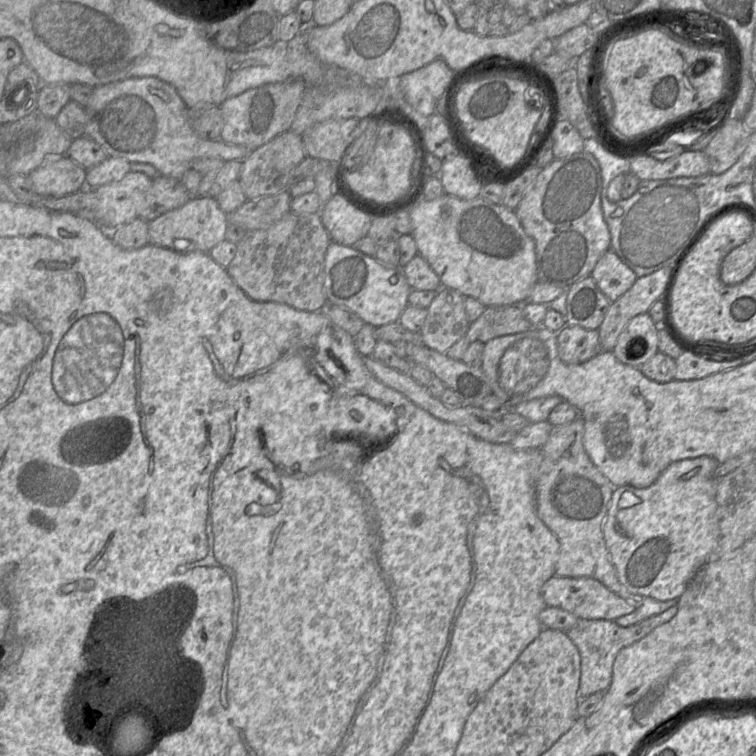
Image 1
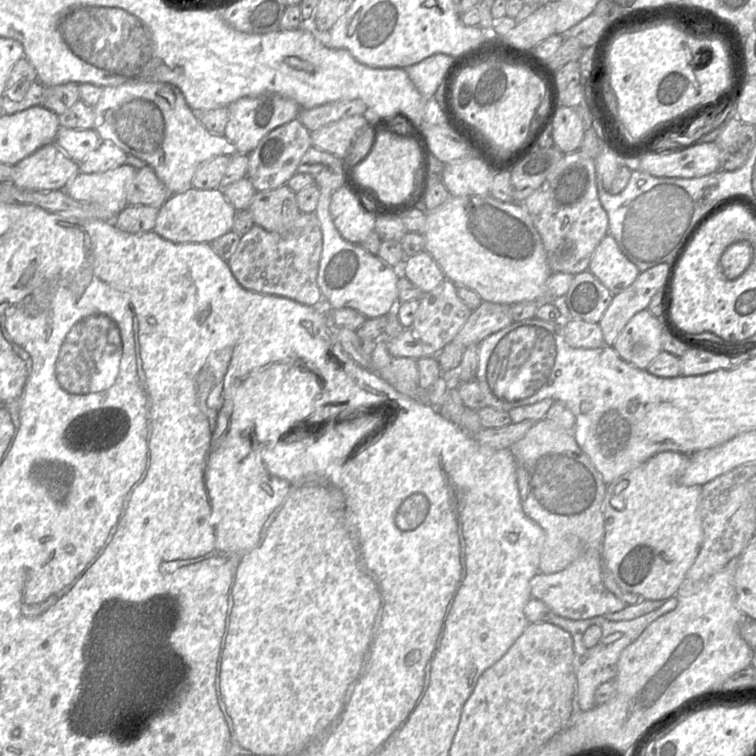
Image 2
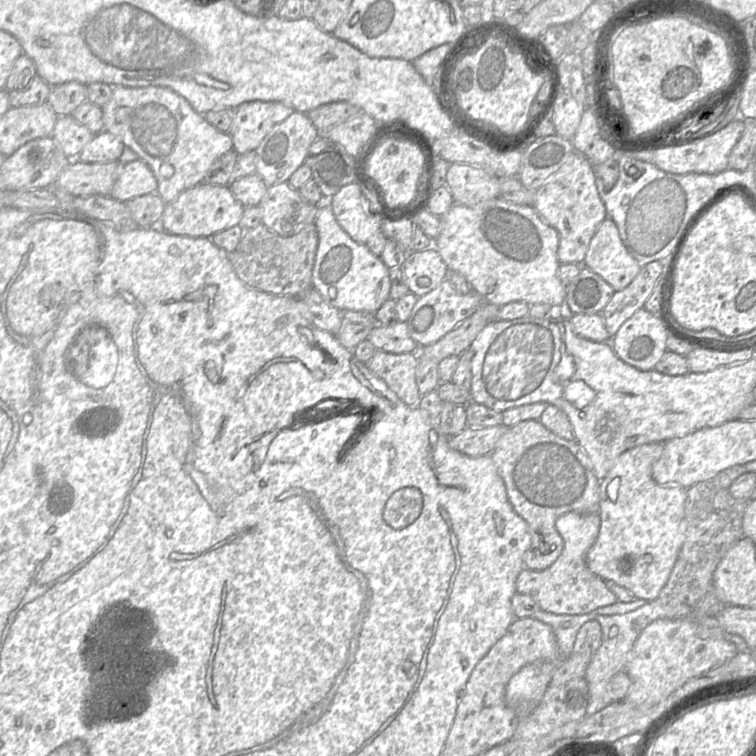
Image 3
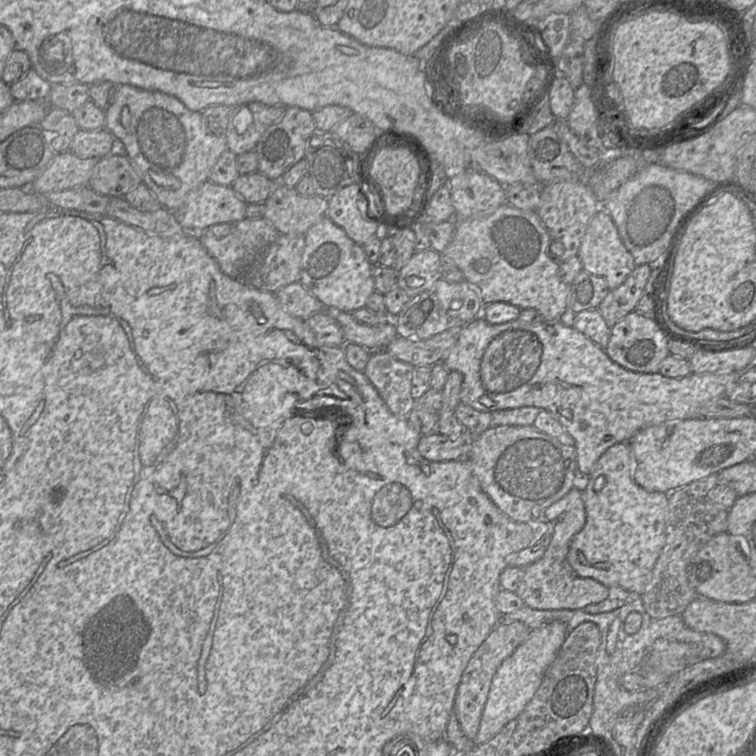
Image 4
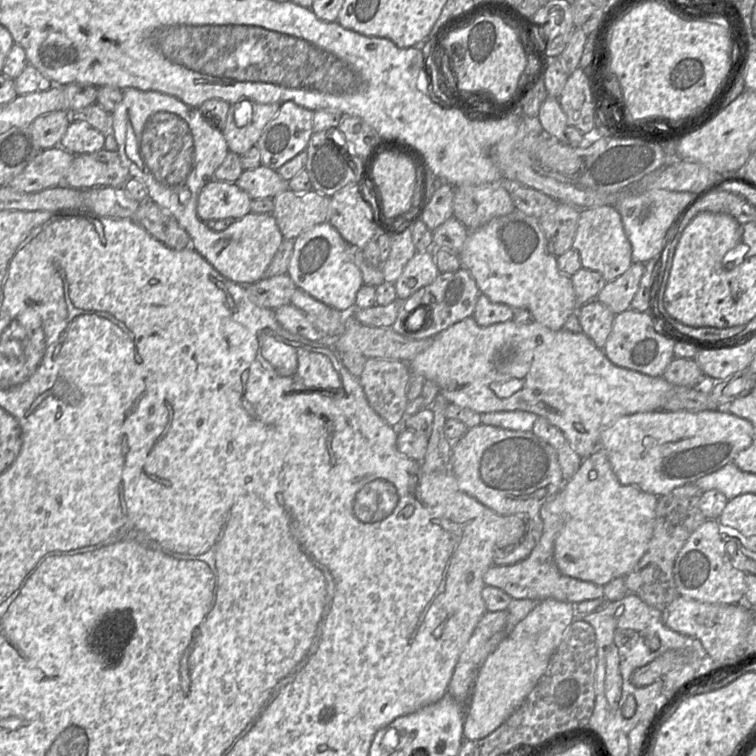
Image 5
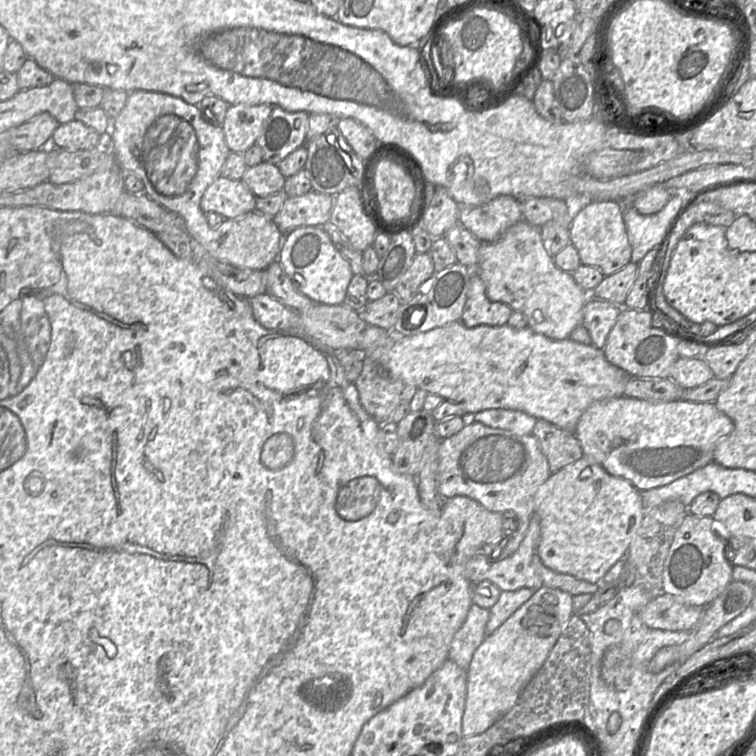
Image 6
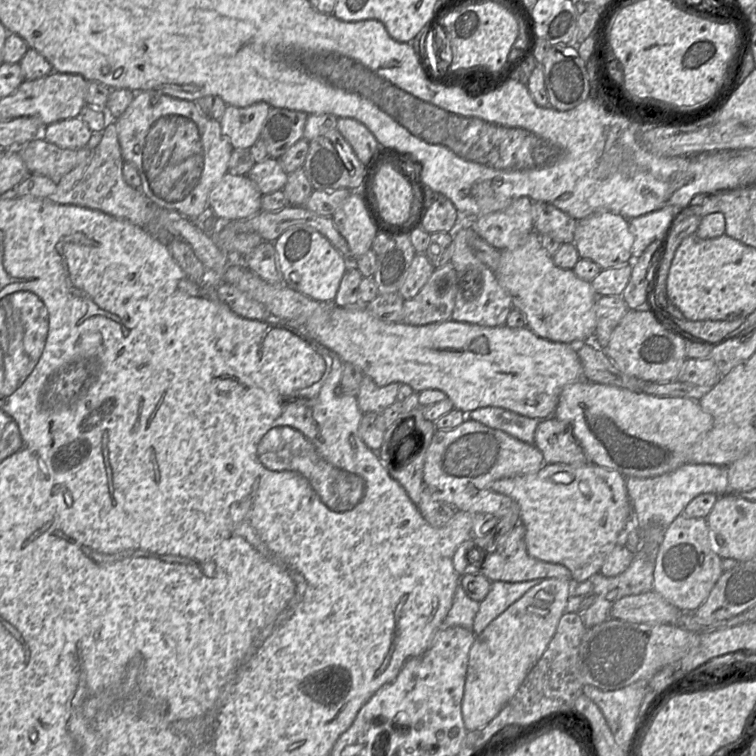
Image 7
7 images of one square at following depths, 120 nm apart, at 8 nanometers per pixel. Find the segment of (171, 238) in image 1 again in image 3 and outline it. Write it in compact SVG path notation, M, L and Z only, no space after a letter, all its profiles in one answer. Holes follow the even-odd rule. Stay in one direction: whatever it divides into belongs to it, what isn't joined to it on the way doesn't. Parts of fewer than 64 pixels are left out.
M203 182L167 203L158 227L174 235L211 238L220 231L240 224L243 211L244 206L234 197L228 185Z

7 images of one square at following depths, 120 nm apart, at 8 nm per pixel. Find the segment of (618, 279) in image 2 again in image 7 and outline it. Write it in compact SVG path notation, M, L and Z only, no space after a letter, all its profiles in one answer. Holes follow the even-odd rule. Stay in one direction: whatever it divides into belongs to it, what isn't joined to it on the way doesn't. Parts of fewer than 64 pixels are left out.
M597 212L576 220L574 245L579 256L592 260L602 269L631 264L633 243L634 236L629 229L629 221L618 213Z

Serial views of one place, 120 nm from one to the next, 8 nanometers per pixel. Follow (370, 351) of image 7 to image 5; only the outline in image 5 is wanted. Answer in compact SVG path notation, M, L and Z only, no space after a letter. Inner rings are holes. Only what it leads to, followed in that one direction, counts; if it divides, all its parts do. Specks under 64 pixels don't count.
M467 317L432 338L428 348L408 363L415 372L434 382L447 401L479 414L500 411L527 411L546 418L562 431L573 450L585 459L600 447L601 432L622 416L662 410L674 385L662 376L651 377L614 365L590 338L565 329L552 331L538 322L528 325L513 320L479 326Z

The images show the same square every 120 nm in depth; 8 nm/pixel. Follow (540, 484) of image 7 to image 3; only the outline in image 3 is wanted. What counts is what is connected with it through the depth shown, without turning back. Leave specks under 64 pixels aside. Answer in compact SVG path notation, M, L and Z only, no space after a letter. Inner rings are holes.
M664 443L634 447L622 453L614 467L600 482L600 528L586 555L591 572L606 582L614 582L633 592L638 599L655 601L667 583L685 540L685 501L687 489L664 487L652 477L653 464L660 458Z

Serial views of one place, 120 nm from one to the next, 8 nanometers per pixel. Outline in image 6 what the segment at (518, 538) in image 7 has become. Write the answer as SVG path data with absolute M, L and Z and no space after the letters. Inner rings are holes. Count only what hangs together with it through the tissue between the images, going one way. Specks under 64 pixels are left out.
M533 514L529 523L527 534L520 544L518 550L511 556L499 560L489 560L484 551L469 559L465 566L467 578L473 581L488 580L495 584L501 591L515 591L521 588L538 590L542 587L557 588L572 596L579 594L594 594L598 590L598 584L578 579L572 575L556 572L543 564L538 554L538 547L541 538L540 519Z

